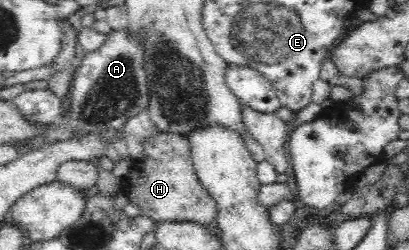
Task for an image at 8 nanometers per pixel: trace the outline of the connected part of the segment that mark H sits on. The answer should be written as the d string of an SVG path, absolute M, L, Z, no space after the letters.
M162 132L145 138L145 159L133 162L132 174L124 181L124 193L130 203L141 209L141 216L161 222L191 222L201 227L214 224L218 216L218 205L200 184L194 170L190 144L183 135Z

